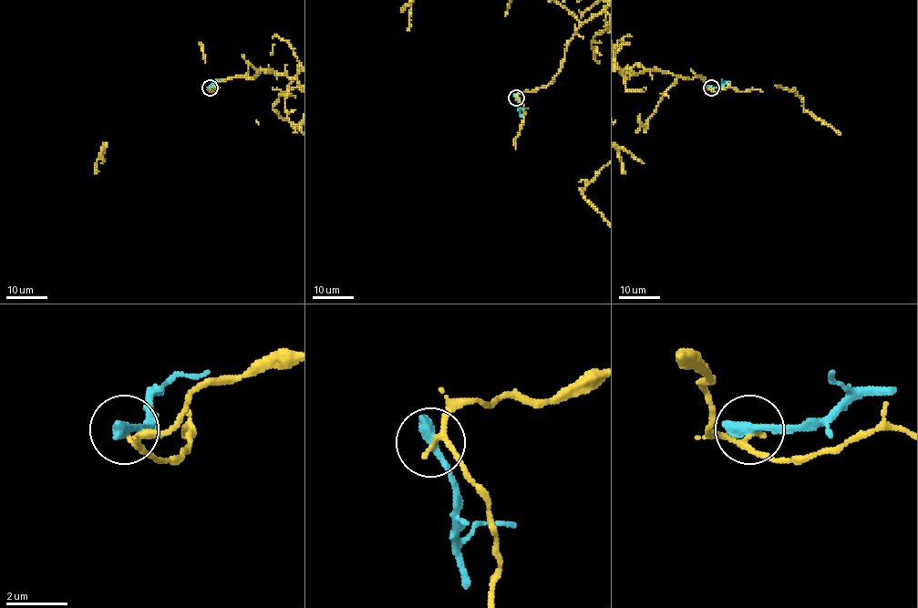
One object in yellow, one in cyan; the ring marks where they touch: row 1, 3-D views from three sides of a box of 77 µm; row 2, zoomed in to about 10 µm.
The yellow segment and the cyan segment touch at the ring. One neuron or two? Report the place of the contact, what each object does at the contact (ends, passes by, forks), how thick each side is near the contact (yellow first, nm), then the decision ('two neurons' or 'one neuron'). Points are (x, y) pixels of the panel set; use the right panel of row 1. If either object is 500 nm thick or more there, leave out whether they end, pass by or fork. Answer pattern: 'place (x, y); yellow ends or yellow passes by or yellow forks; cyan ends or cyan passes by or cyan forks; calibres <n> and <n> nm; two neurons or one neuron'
place (711, 87); yellow passes by; cyan ends; calibres 150 and 440 nm; two neurons

